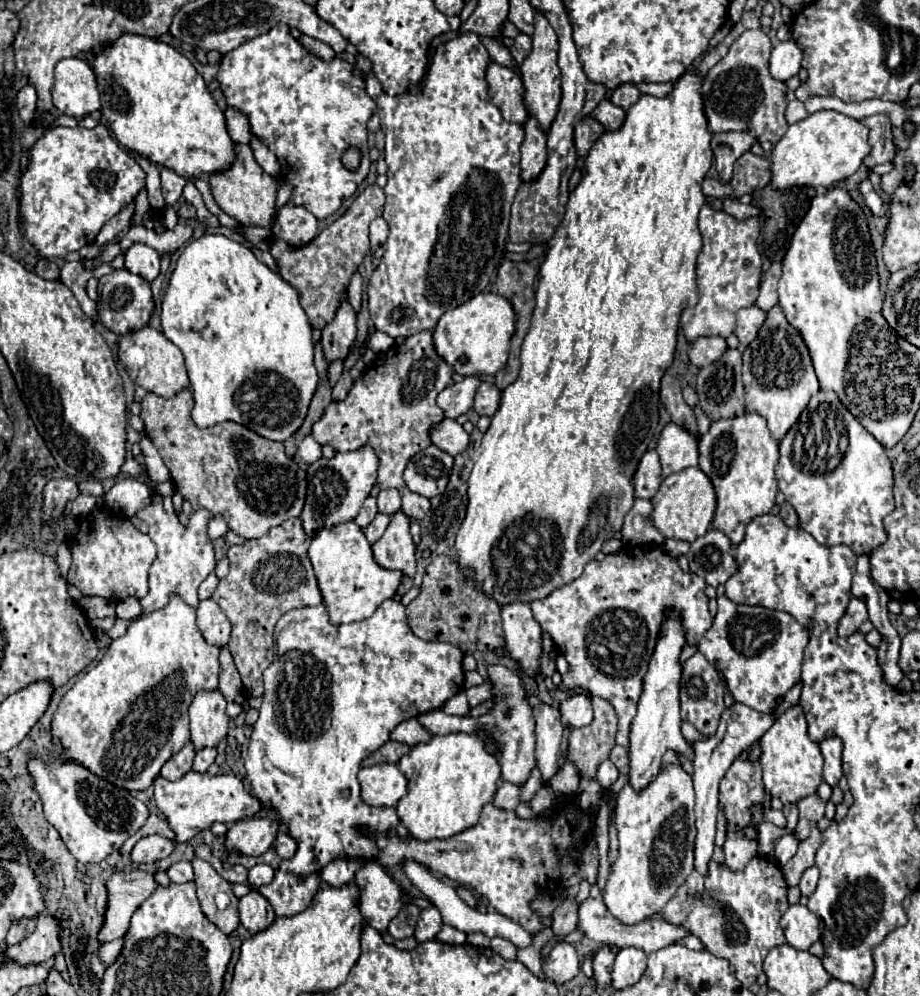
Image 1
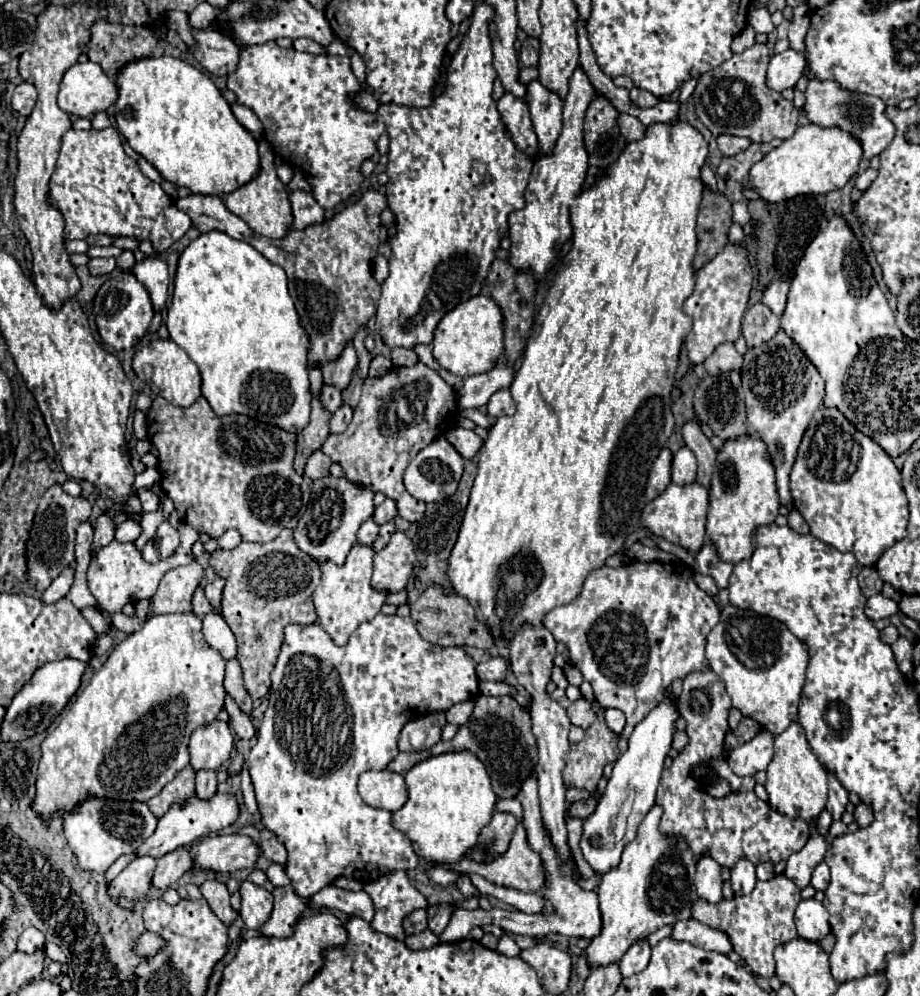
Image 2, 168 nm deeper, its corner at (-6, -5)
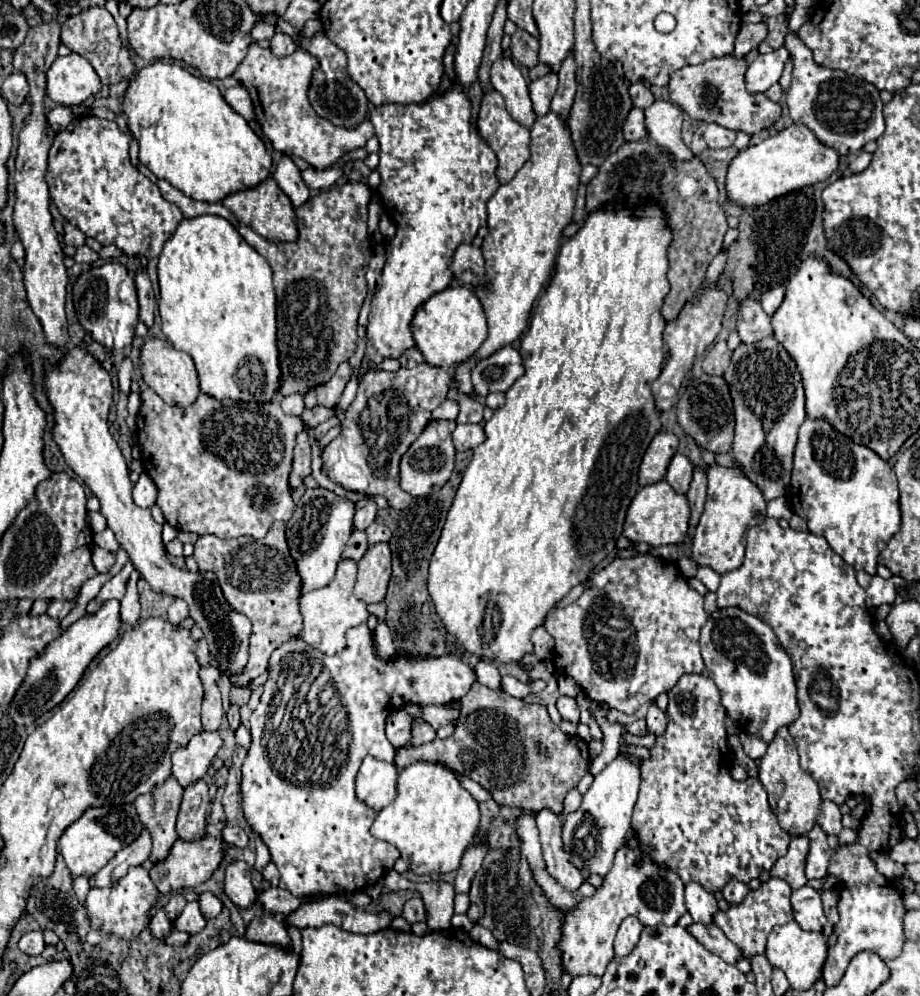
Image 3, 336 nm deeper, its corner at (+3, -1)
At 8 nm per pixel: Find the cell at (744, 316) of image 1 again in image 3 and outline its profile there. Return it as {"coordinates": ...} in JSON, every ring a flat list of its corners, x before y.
{"coordinates":[[743,300,737,314,737,332,743,344,753,344,773,334,771,318,755,300]]}

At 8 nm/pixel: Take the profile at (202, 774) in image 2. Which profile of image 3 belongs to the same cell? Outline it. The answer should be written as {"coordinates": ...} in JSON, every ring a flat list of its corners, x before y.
{"coordinates":[[203,780,185,788,181,810,177,816,177,834,181,840,199,840,205,836,205,818,207,818,207,784]]}

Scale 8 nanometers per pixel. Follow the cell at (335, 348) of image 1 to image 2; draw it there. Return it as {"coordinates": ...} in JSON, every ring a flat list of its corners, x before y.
{"coordinates":[[350,342,344,346,342,354,334,362,324,362,324,366,322,366,324,384,334,384,340,390,344,390,352,380,356,364,358,364,358,354]]}

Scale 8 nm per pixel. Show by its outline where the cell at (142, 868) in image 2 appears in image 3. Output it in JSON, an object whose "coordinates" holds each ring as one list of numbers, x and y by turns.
{"coordinates":[[135,866,129,870,127,876,111,884,111,888,93,888,87,896,85,908,89,914,91,928,113,934,123,940,133,940,141,934,141,930,147,926,149,920,149,910,155,906,159,900,159,890,149,878,149,870,145,866]]}

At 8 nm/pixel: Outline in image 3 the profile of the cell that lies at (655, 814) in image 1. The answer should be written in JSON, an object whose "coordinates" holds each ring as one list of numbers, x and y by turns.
{"coordinates":[[623,846,615,854,615,864,595,896,581,900,581,904,565,912,559,928,561,938,555,948,561,952,563,970,571,976,603,976,609,960,613,960,615,932,625,916,637,916,645,926,673,926,687,912,679,876,667,868,657,868,649,858,639,860,637,866,635,858,639,858,641,852,641,848,631,850,629,846]]}

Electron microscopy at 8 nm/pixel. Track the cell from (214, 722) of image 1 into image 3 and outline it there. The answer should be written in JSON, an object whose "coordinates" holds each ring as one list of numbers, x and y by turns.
{"coordinates":[[199,732,191,738,191,742,173,752,171,762,173,762,173,778,183,786,191,786,193,782,201,780,207,770,209,764,213,760,213,756,217,754,217,750,221,748,221,738,217,732]]}

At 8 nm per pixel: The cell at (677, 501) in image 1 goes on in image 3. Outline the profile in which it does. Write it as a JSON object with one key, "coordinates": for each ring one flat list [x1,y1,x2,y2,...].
{"coordinates":[[665,480,641,488,633,502,629,504,627,518,623,524,623,536,631,542,645,542,649,546,663,546,663,544,681,544,687,538,689,530,689,502,683,494,673,492]]}

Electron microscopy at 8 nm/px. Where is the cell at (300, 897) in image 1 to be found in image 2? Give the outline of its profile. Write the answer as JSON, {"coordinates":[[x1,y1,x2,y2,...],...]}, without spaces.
{"coordinates":[[292,886,276,887,272,894,274,894,274,910,270,920,260,928,260,932,264,936,276,936,276,938,292,936,294,924,308,908,310,900,298,896]]}

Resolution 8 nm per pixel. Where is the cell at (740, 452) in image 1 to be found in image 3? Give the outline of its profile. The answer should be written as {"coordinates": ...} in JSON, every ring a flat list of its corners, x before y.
{"coordinates":[[717,464,707,468,707,500,701,522,695,530,691,558,699,566,709,566,719,576,731,572,743,564,743,548,745,548,745,532,751,526,761,524,767,516,767,502,761,496,761,490,747,480,739,466,721,468]]}

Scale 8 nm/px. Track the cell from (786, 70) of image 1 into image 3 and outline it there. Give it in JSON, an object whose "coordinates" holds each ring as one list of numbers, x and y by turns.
{"coordinates":[[783,46,771,54,759,54,745,72,745,88,751,94,765,92,769,86,777,84,783,72,783,64,789,58,789,50]]}

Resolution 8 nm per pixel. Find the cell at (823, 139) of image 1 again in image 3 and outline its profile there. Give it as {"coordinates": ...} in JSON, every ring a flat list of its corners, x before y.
{"coordinates":[[791,124,777,136,769,136,757,146,741,150,727,168,727,200,743,208,763,206,769,200,783,196,791,190,813,186,827,180,839,166,839,154,833,148,825,148,809,128,803,124]]}

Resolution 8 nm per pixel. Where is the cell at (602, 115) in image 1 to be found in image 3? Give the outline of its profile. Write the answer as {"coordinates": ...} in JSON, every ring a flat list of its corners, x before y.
{"coordinates":[[631,108,627,120,625,120,625,128,623,128,623,136,627,142,633,140,641,140,647,136,647,128,645,128,645,114,641,108]]}

